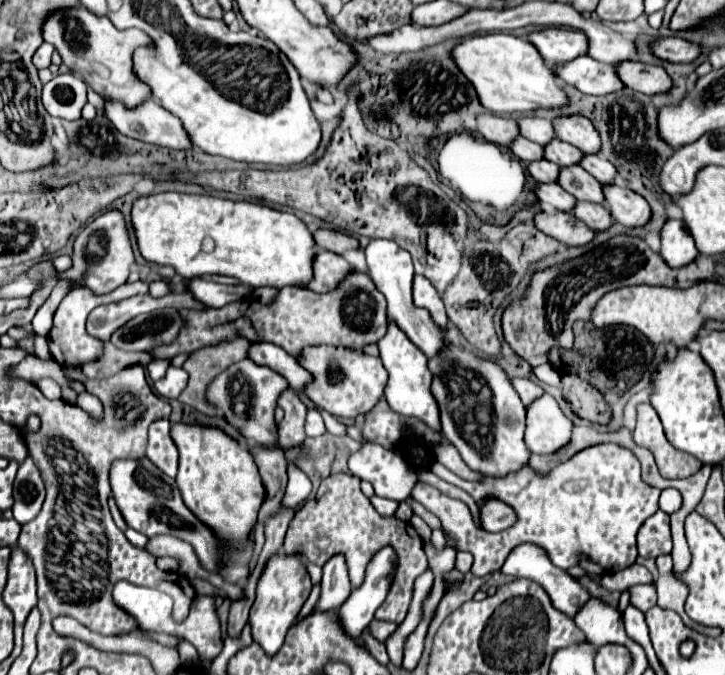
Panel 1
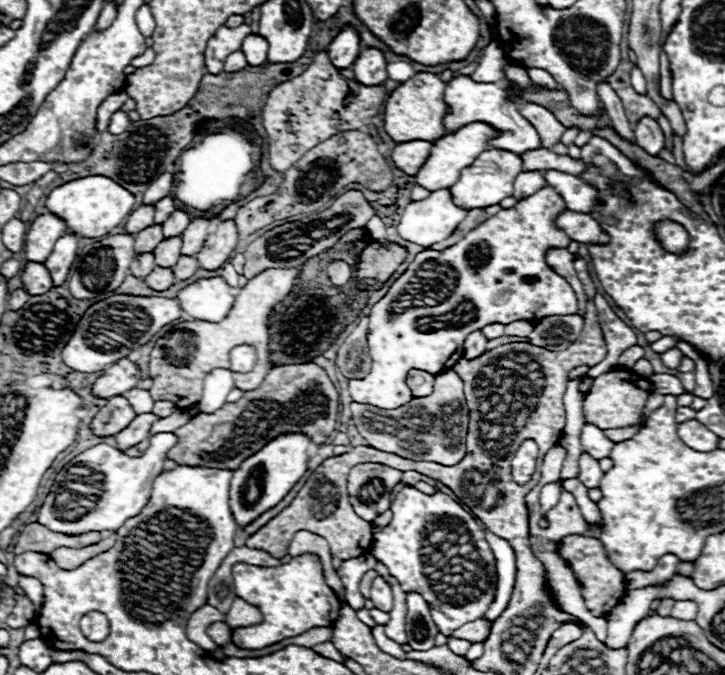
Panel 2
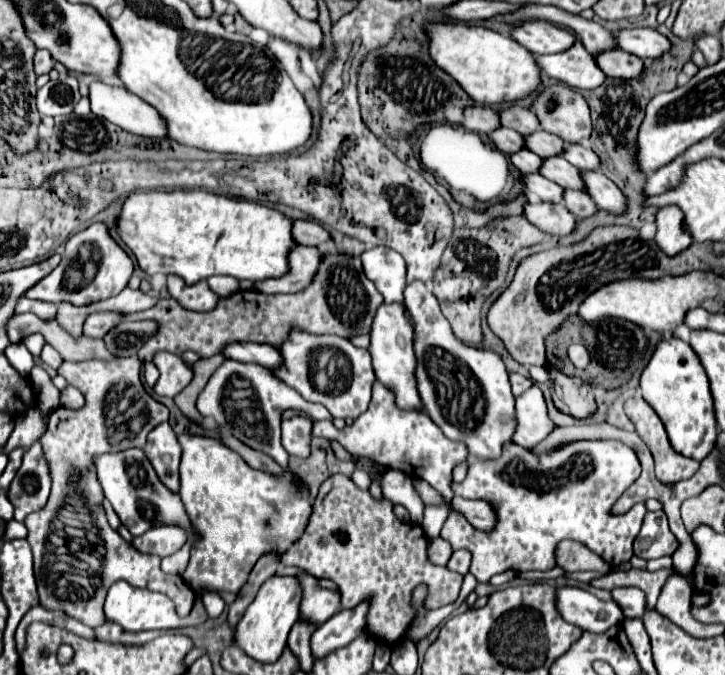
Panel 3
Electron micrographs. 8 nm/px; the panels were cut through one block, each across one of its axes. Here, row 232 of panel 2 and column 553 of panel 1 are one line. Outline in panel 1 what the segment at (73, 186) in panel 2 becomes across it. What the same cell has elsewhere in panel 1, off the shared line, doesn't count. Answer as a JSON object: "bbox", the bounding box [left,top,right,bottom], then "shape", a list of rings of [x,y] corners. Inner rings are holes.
{"bbox":[450,32,566,114],"shape":[[[504,32],[476,34],[462,38],[450,52],[458,70],[474,86],[480,104],[492,114],[528,114],[540,108],[562,108],[566,96],[556,82],[554,70],[548,68],[538,50],[526,40]]]}

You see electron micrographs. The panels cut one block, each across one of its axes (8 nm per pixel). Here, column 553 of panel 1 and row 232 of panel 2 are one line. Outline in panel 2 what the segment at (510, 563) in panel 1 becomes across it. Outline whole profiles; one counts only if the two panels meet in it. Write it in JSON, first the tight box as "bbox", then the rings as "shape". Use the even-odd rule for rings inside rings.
{"bbox":[554,210,608,244],"shape":[[[564,210],[564,212],[558,214],[554,224],[562,232],[566,232],[566,236],[570,240],[576,240],[576,242],[590,244],[590,242],[604,242],[604,240],[608,240],[608,234],[602,232],[600,224],[596,224],[596,220],[592,220],[588,214],[582,214],[582,212]]]}

